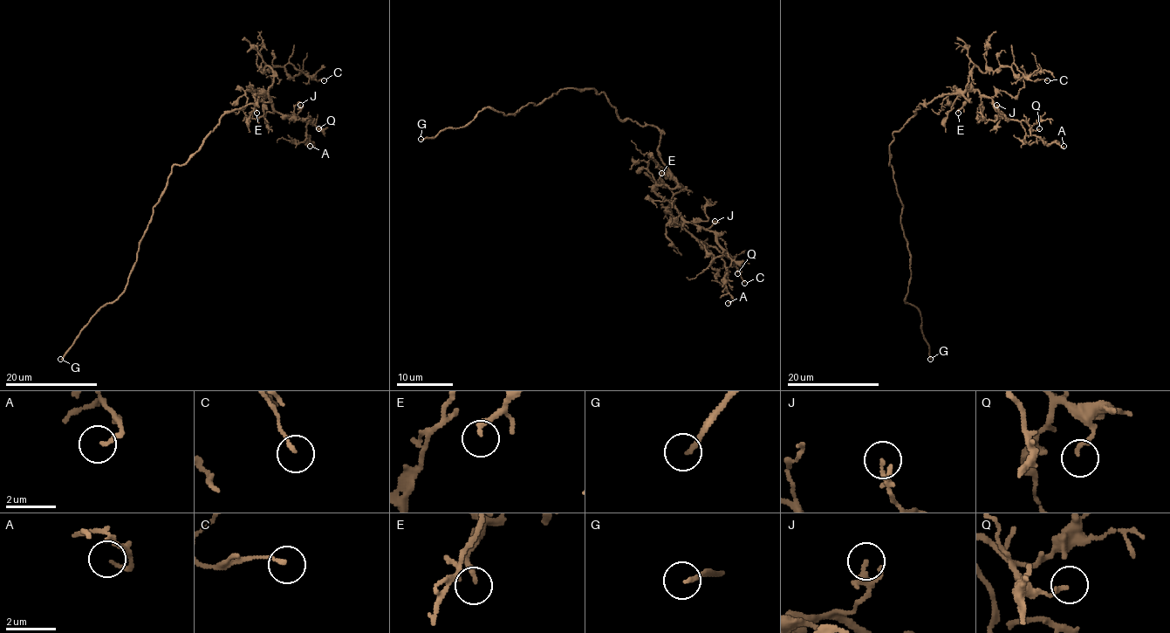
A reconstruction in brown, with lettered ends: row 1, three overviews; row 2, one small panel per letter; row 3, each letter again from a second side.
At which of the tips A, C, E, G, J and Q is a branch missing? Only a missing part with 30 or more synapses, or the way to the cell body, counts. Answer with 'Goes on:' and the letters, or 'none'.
Goes on: E, G

